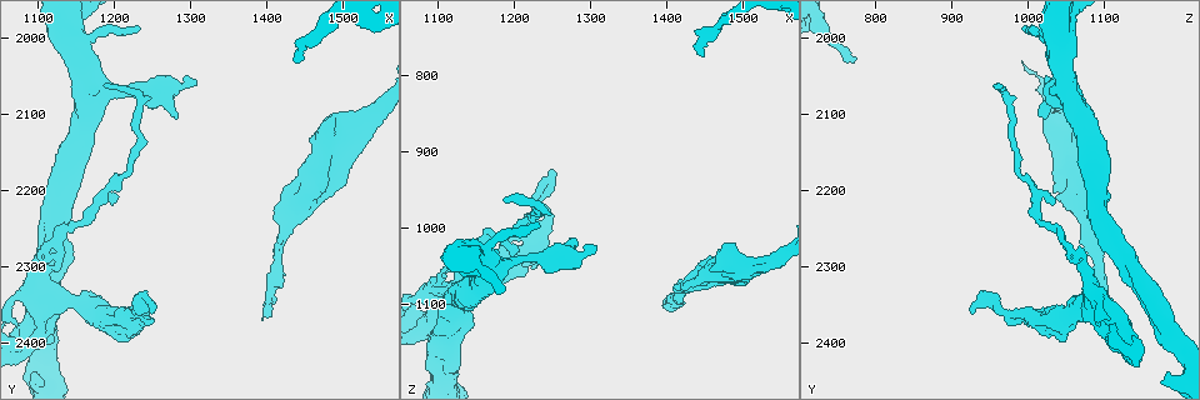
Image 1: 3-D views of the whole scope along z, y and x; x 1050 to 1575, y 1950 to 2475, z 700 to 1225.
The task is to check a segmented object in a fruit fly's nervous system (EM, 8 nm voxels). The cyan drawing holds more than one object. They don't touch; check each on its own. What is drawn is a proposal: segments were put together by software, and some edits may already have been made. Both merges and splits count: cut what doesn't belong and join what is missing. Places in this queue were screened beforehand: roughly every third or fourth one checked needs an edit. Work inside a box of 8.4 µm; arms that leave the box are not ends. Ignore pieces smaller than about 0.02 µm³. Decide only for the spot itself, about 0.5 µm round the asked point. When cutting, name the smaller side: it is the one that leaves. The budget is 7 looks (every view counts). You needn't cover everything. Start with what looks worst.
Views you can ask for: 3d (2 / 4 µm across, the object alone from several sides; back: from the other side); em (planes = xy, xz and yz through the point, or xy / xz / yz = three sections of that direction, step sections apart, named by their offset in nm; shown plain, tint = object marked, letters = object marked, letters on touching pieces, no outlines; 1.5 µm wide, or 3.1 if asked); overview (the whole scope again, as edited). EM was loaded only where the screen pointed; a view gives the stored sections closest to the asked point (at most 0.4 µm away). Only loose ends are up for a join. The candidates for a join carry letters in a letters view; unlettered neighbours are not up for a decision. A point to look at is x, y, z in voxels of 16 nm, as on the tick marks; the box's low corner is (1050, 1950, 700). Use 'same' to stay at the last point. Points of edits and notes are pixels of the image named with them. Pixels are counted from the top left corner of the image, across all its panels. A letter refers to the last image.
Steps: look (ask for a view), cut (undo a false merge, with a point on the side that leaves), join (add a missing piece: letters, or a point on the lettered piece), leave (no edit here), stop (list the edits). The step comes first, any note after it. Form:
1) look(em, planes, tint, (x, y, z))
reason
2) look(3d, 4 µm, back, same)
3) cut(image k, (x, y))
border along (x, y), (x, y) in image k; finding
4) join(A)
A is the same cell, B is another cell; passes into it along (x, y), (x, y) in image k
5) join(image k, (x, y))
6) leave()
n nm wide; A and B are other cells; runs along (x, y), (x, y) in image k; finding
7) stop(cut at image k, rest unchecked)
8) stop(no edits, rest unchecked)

look(em, yz, step 8, tint, (1405, 2365, 1105))
free end

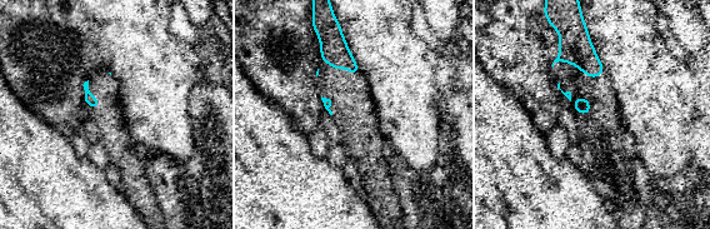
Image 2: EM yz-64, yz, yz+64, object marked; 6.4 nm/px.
look(em, planes, letters, same)
another direction

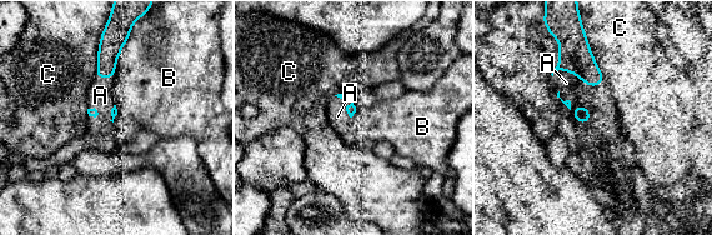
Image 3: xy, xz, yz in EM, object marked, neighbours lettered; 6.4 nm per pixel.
join(A)
A is the same cell, B and C are other cells; passes into it along (575, 54), (571, 71), (566, 83) in image 3; it goes on there

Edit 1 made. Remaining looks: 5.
look(em, planes, letters, (1445, 2030, 775))
thin end

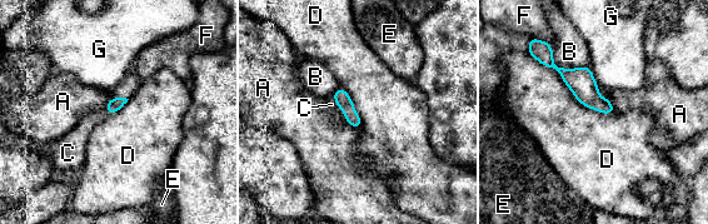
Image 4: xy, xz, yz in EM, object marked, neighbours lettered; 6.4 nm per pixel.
join(C)
D touches over 550 nm; C is the same cell, A, B, D, E, F and G are other cells; passes into it along (343, 100), (337, 104), (330, 101) in image 4; it goes on there

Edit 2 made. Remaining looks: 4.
look(overview)

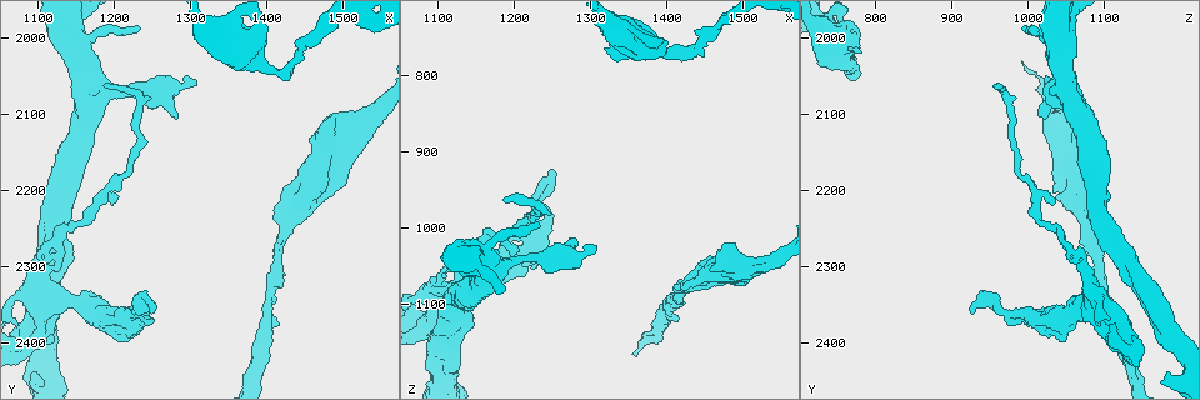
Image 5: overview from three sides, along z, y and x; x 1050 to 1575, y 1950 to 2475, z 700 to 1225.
look(3d, 4 µm, (1230, 1985, 1000))
tapers out

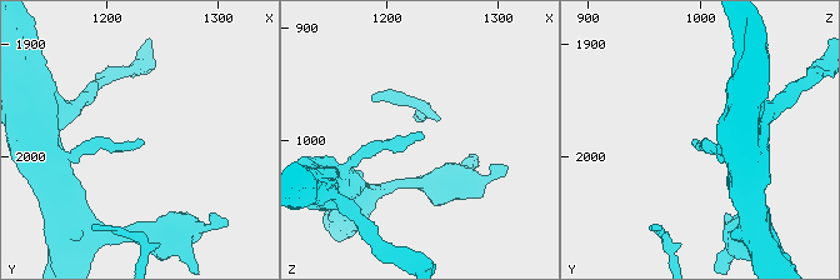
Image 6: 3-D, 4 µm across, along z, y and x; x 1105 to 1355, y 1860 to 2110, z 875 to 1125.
look(em, xz, step 8, letters, (1230, 1986, 1000))
shape alone is not enough

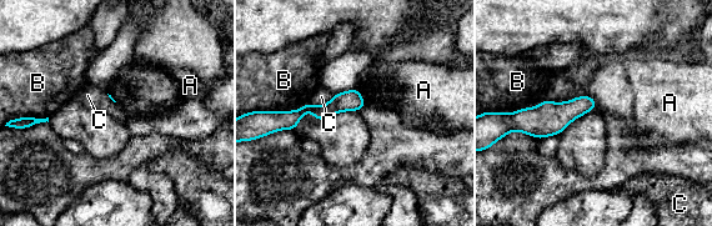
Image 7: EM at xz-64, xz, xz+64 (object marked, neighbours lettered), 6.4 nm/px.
leave()
A, B and C are other cells; runs along (361, 103), (280, 116) in image 7; none of them fits

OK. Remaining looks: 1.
stop(join at image 3, join at image 4, rest unchecked)

